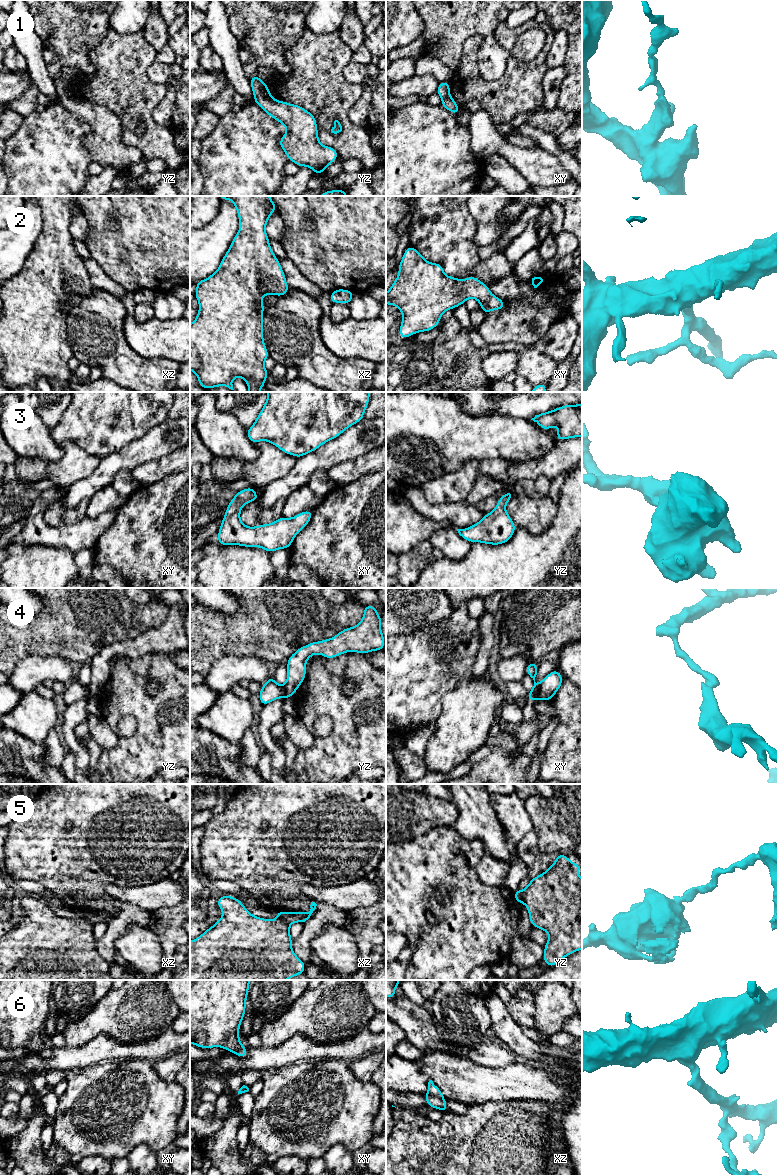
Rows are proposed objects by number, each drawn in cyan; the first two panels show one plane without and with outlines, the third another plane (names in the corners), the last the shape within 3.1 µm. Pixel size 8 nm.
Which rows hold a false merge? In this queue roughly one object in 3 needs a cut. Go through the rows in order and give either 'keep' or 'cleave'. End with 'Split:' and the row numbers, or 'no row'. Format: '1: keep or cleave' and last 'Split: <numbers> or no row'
1: cleave
2: keep
3: keep
4: cleave
5: cleave
6: keep
Split: 1, 4, 5

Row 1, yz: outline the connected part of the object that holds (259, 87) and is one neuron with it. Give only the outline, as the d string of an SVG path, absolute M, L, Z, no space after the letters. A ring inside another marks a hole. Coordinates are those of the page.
M254 75L249 78L249 81L254 97L258 95L272 97L272 94L269 92L268 85L266 82L262 81L258 75Z

